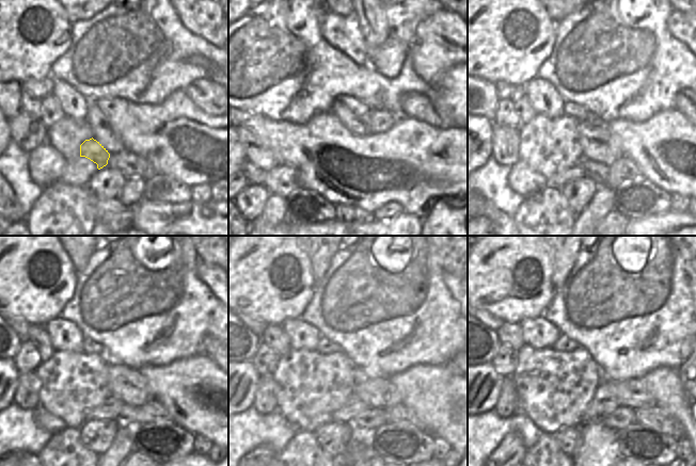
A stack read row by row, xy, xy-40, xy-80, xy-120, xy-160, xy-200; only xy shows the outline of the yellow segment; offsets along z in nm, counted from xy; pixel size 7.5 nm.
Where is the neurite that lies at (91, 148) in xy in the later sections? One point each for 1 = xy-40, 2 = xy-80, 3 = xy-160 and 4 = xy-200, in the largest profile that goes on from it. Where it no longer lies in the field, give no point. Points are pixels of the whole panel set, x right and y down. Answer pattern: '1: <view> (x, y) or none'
1: xy-40 (348, 164)
2: xy-80 (598, 172)
3: xy-160 (372, 418)
4: xy-200 (623, 416)

